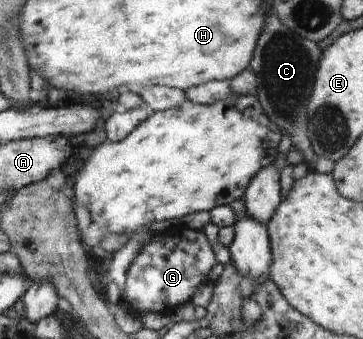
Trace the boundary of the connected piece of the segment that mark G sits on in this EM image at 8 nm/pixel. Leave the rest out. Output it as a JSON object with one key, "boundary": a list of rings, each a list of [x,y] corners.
{"boundary":[[[200,229],[200,245],[190,239],[182,239],[176,233],[156,232],[149,243],[142,247],[135,256],[132,264],[128,267],[124,293],[124,303],[132,313],[138,311],[149,311],[164,313],[166,307],[174,307],[180,303],[186,303],[192,299],[196,287],[204,281],[206,273],[214,267],[214,251]]]}

